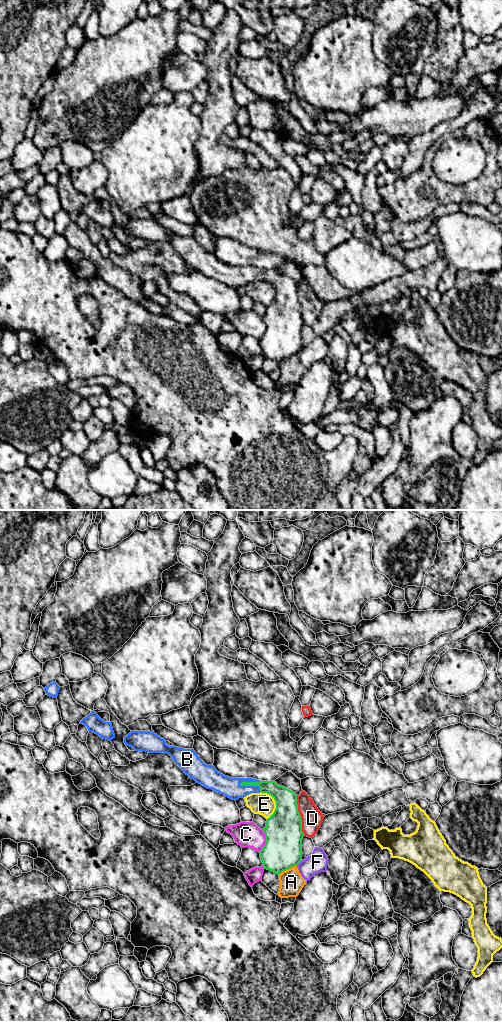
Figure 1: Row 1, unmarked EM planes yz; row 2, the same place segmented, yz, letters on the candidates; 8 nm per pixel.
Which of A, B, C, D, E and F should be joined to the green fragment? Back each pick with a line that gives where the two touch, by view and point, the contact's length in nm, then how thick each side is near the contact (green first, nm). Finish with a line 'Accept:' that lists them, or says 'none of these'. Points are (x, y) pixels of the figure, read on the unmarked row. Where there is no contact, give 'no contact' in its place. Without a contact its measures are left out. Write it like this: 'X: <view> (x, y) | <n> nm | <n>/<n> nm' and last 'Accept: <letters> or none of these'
B: yz (251, 273) | 190 nm | 130/160 nm
Accept: B

